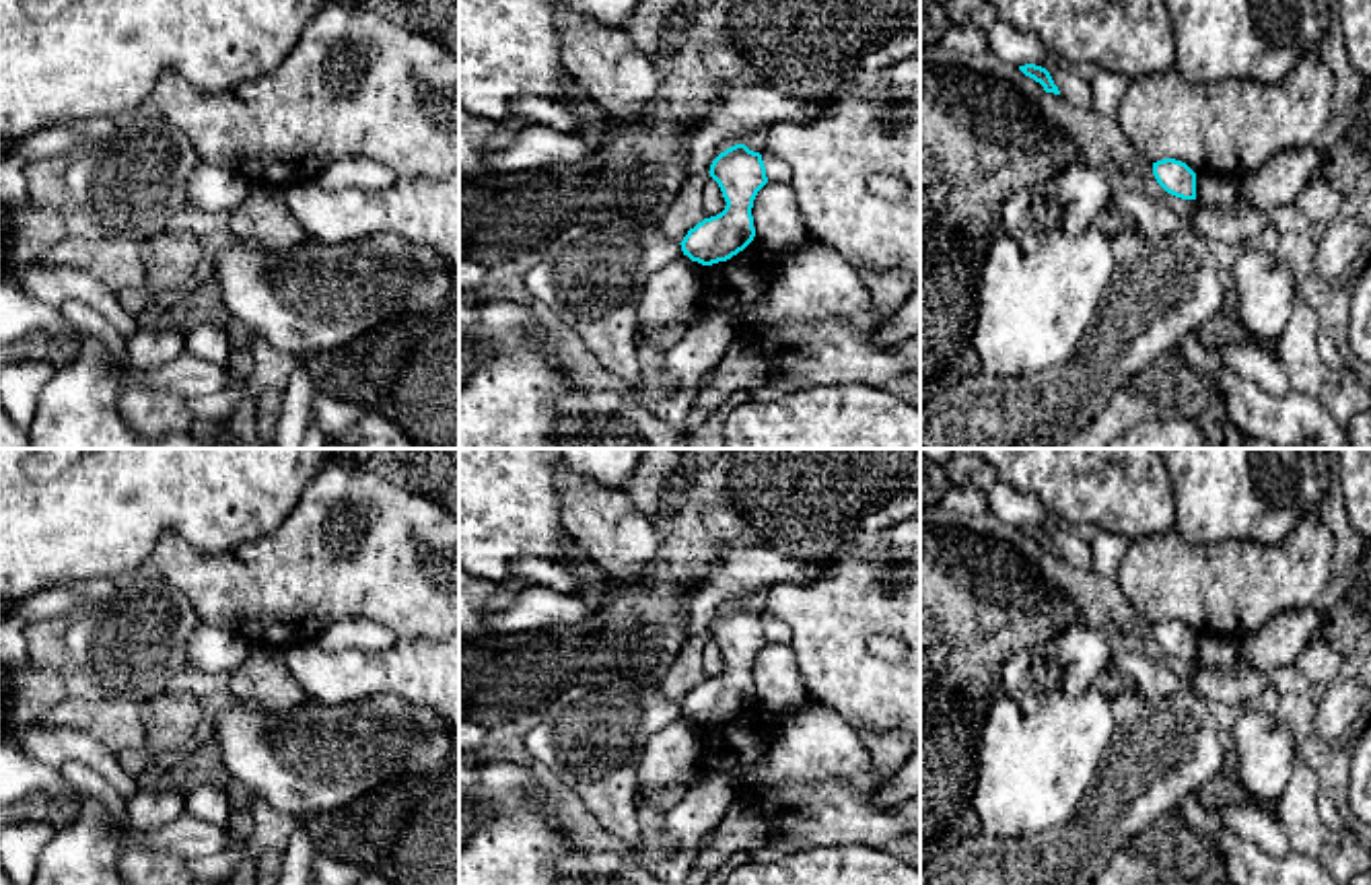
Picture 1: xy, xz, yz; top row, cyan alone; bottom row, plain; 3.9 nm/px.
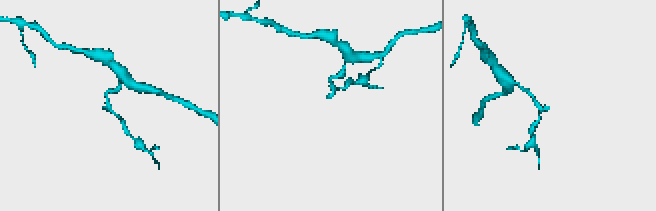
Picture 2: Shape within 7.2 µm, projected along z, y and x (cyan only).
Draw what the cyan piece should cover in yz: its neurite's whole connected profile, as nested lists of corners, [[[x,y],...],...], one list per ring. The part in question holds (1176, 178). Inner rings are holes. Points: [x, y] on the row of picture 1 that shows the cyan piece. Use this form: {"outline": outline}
{"outline": [[[1163,158],[1153,163],[1157,183],[1171,196],[1196,200],[1196,173],[1182,161]]]}

